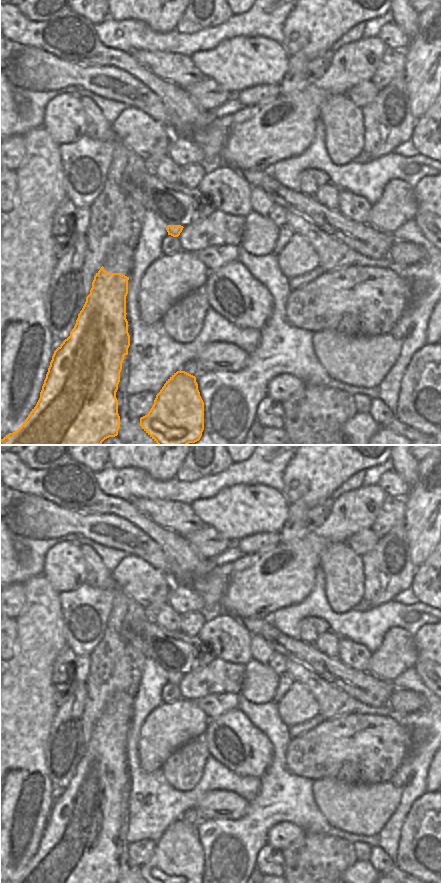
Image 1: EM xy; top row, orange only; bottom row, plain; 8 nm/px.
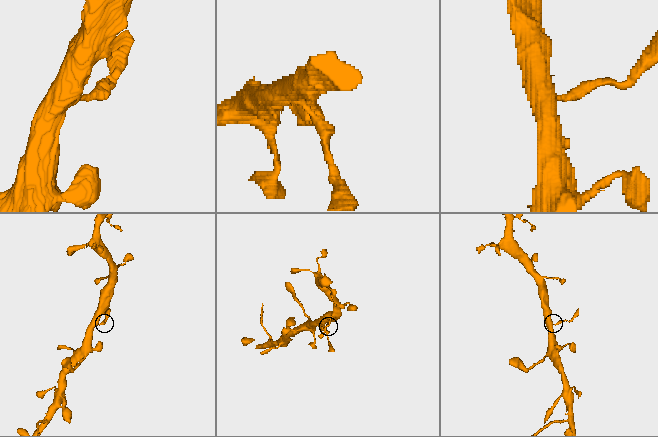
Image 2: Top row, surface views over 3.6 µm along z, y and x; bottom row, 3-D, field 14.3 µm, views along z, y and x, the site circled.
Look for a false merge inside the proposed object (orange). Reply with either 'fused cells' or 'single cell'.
single cell

